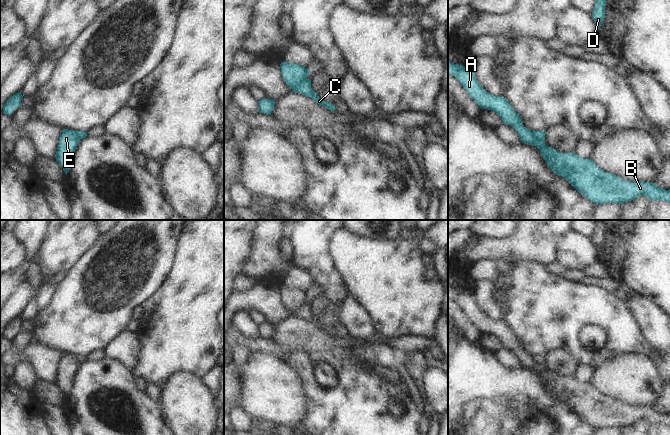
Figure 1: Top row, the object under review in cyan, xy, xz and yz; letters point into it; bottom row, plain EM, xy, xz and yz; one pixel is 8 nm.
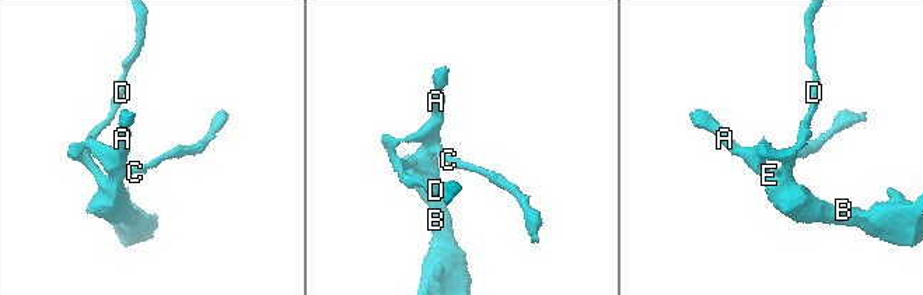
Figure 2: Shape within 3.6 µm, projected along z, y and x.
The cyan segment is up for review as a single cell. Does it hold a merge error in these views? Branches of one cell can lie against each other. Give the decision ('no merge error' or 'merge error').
merge error

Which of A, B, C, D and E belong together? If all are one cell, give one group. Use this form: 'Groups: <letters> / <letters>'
Groups: A B D E / C.

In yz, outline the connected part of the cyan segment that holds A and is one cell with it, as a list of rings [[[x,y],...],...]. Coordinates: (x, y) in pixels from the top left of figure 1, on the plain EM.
[[[448,283],[448,298],[459,304],[481,333],[495,336],[502,342],[503,348],[515,353],[523,367],[536,370],[550,393],[556,399],[562,400],[595,429],[624,429],[640,420],[647,421],[650,426],[670,427],[670,414],[659,412],[654,407],[625,405],[612,397],[604,396],[592,383],[582,383],[574,376],[562,377],[548,371],[544,364],[536,363],[533,355],[524,351],[519,339],[503,320],[495,321],[488,318],[476,304],[474,296],[463,289],[454,288]]]

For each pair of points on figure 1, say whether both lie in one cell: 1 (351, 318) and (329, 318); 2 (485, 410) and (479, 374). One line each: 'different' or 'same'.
1: different
2: different

